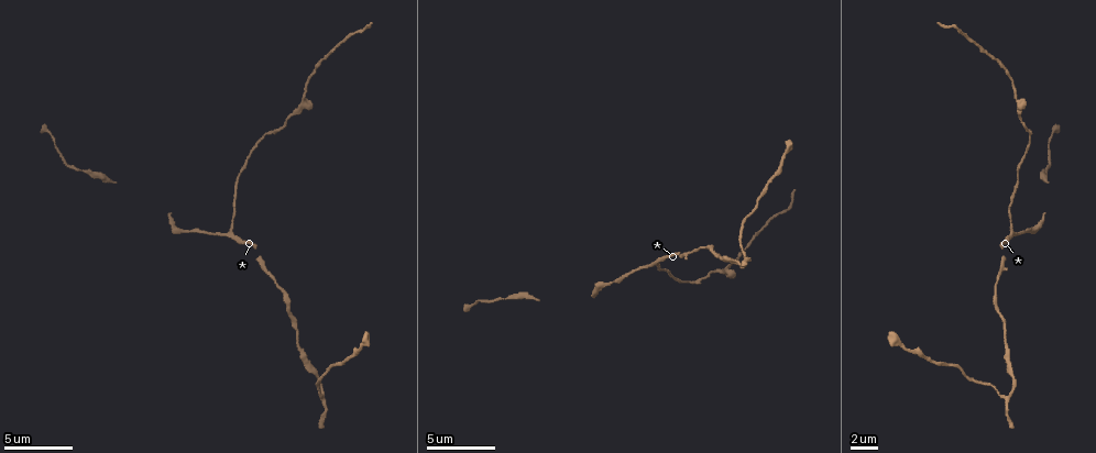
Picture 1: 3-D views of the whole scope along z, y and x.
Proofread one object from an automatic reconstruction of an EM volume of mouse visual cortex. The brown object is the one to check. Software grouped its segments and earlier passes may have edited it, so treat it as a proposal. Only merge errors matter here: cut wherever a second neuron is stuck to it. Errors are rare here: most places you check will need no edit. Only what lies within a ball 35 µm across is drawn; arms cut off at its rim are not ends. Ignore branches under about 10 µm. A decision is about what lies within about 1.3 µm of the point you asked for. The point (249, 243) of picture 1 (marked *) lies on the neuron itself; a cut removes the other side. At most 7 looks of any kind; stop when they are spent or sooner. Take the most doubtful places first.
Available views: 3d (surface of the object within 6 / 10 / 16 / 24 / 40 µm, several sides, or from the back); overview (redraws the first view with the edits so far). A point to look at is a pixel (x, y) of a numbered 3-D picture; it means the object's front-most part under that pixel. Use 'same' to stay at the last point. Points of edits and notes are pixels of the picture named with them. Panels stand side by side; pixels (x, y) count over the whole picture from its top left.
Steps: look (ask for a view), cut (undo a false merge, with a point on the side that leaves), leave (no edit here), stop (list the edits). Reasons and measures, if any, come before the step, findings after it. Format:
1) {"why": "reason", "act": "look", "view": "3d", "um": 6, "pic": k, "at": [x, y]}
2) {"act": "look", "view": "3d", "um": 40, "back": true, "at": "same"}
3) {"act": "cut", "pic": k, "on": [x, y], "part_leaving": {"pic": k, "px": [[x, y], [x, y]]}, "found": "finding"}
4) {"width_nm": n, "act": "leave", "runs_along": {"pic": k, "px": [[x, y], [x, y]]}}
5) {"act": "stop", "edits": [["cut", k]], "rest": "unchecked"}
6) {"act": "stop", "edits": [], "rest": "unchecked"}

{"why": "branch point", "act": "look", "view": "3d", "um": 6, "pic": 1, "at": [1013, 230]}

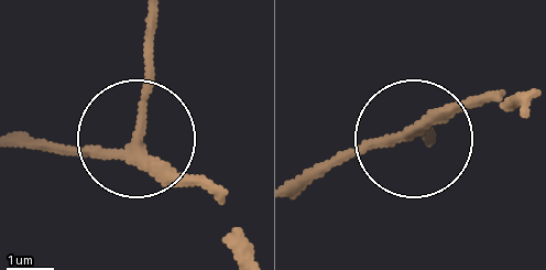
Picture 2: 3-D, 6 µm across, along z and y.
{"act": "look", "view": "3d", "um": 6, "back": true, "pic": 2, "at": [137, 142]}

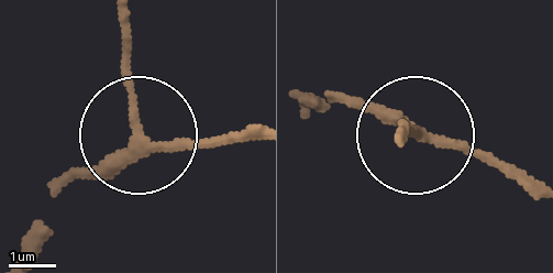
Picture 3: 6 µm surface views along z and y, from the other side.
{"arms": 3, "act": "leave", "runs_along": {"pic": 3, "px": [[354, 108], [528, 172]]}, "found": "all the same neuron"}

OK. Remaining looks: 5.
{"why": "sudden change in width", "act": "look", "view": "3d", "um": 16, "pic": 1, "at": [170, 215]}

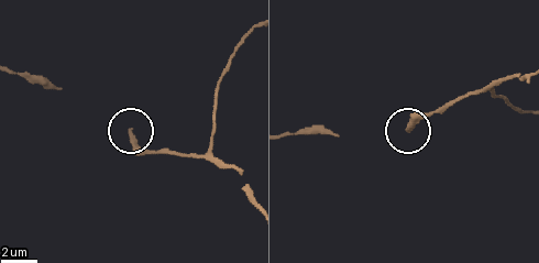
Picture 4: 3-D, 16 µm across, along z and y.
{"act": "leave", "runs_along": {"pic": 4, "px": [[509, 79], [493, 80], [444, 103], [408, 128]]}, "found": "one neuron here"}

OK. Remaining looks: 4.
{"why": "narrows sharply", "act": "look", "view": "3d", "um": 16, "pic": 1, "at": [262, 137]}

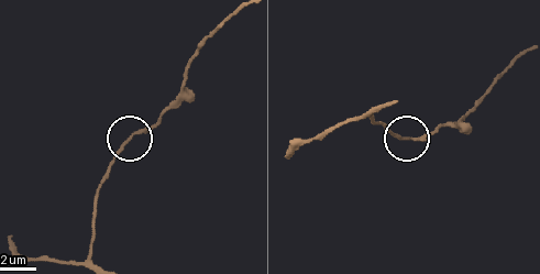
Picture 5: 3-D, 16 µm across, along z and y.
{"width_nm": 130, "act": "leave", "runs_along": {"pic": 5, "px": [[90, 256], [95, 204], [111, 160], [174, 103]]}, "found": "one neuron here"}

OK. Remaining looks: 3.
{"why": "sudden change in width", "act": "look", "view": "3d", "um": 16, "pic": 1, "at": [1009, 367]}

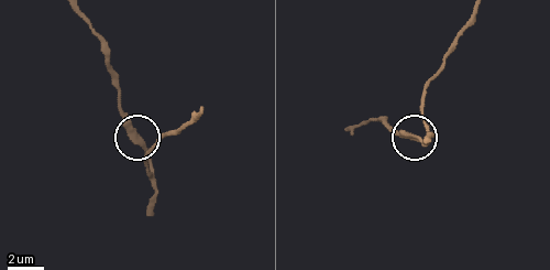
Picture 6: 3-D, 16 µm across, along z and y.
{"act": "leave", "found": "continuous, no second neuron"}

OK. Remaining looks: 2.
{"act": "stop", "edits": [], "rest": "unchecked"}

